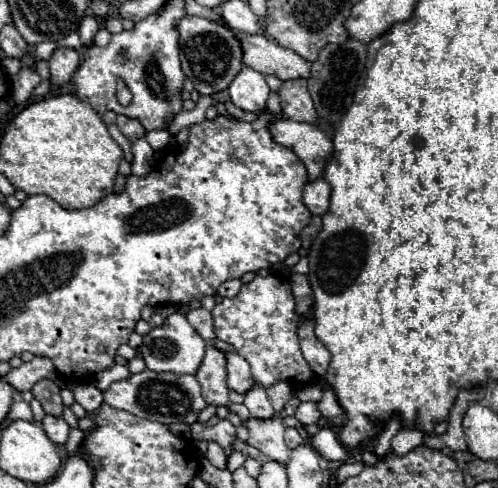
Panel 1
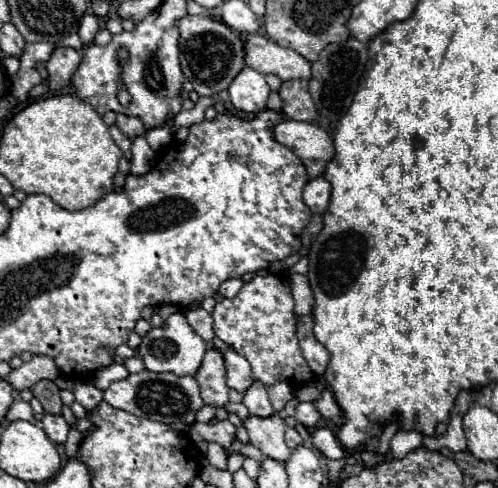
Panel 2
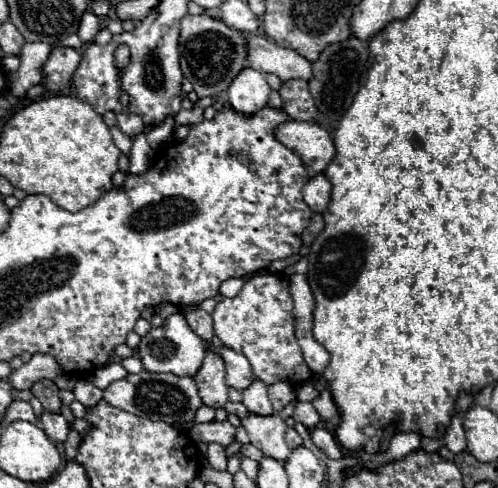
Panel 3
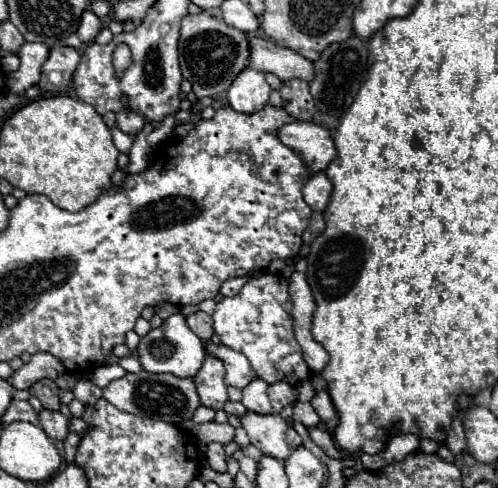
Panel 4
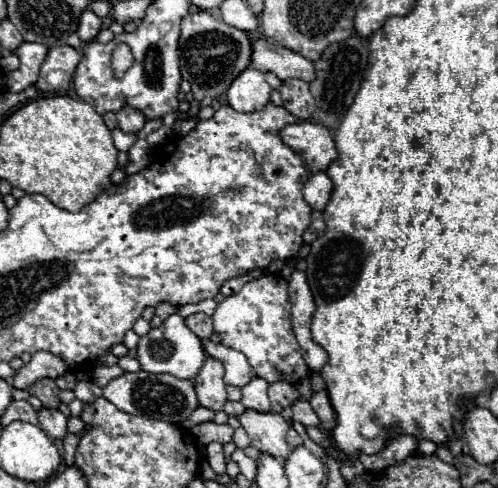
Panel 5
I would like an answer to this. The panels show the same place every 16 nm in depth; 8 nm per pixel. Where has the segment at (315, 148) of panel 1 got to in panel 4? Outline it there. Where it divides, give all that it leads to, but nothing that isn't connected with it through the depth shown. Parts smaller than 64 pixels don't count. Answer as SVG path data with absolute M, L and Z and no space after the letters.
M288 122L278 128L278 138L302 158L310 174L324 172L326 166L336 158L336 148L328 130L318 124Z

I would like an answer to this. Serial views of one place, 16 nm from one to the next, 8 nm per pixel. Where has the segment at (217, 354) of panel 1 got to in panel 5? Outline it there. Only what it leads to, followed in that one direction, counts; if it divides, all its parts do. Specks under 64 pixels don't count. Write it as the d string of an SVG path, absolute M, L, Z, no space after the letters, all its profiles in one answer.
M208 356L204 366L200 368L200 372L194 378L196 384L196 394L200 400L200 406L206 406L214 412L222 410L226 398L226 384L224 384L224 366Z

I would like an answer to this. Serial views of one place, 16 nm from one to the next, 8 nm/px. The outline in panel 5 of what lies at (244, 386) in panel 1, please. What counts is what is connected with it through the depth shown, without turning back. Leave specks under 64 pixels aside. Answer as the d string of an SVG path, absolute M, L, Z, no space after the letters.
M202 340L202 342L204 342L206 354L216 356L216 360L220 360L224 364L224 368L226 368L224 382L226 384L242 388L252 380L252 376L254 376L252 366L248 364L248 360L242 352L236 352L224 344L214 344L212 340Z

